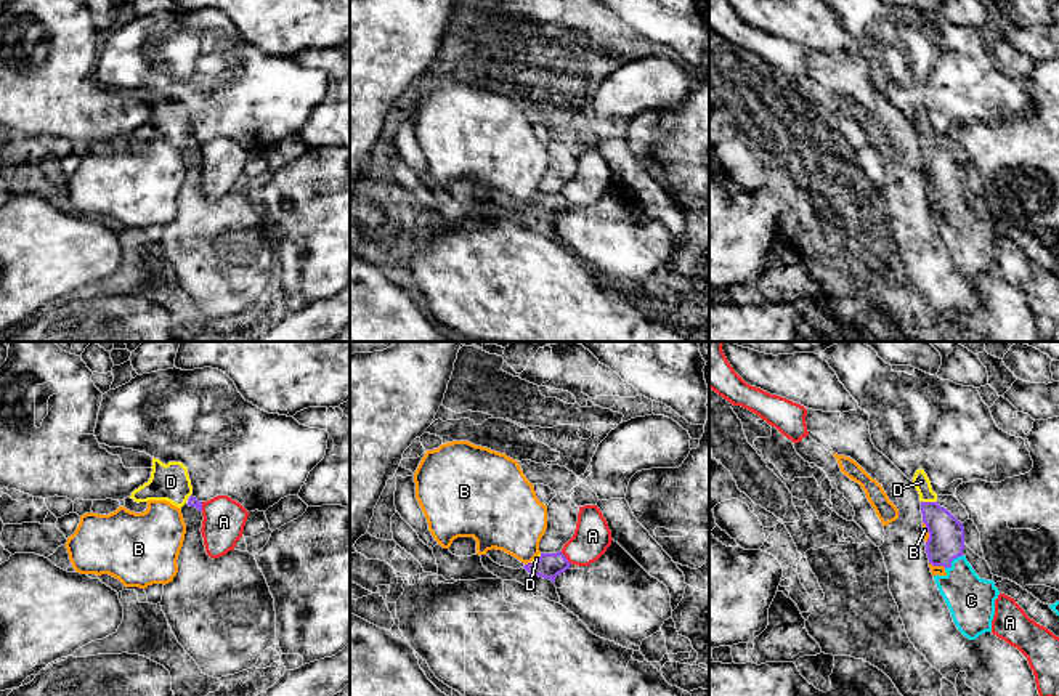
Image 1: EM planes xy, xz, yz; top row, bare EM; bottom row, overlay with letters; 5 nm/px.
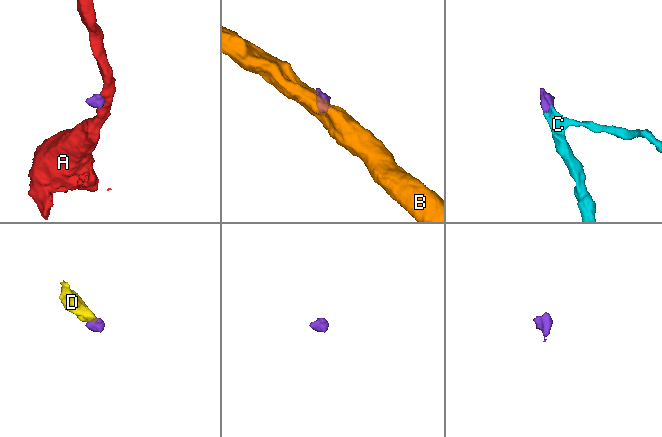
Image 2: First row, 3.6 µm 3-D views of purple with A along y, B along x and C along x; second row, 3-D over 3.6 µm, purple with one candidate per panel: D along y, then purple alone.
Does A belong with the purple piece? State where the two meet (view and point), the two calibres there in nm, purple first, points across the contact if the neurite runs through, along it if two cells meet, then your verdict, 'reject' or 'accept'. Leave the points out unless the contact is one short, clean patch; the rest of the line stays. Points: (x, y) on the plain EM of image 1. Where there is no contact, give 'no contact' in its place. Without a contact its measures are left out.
meets purple in xz at (565, 199); 130 nm thick on the purple side, 190 nm on the other; border along xz (560, 193), (572, 204); reject

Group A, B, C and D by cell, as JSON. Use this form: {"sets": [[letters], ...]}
{"sets": [["A"], ["B"], ["C", "D"]]}

